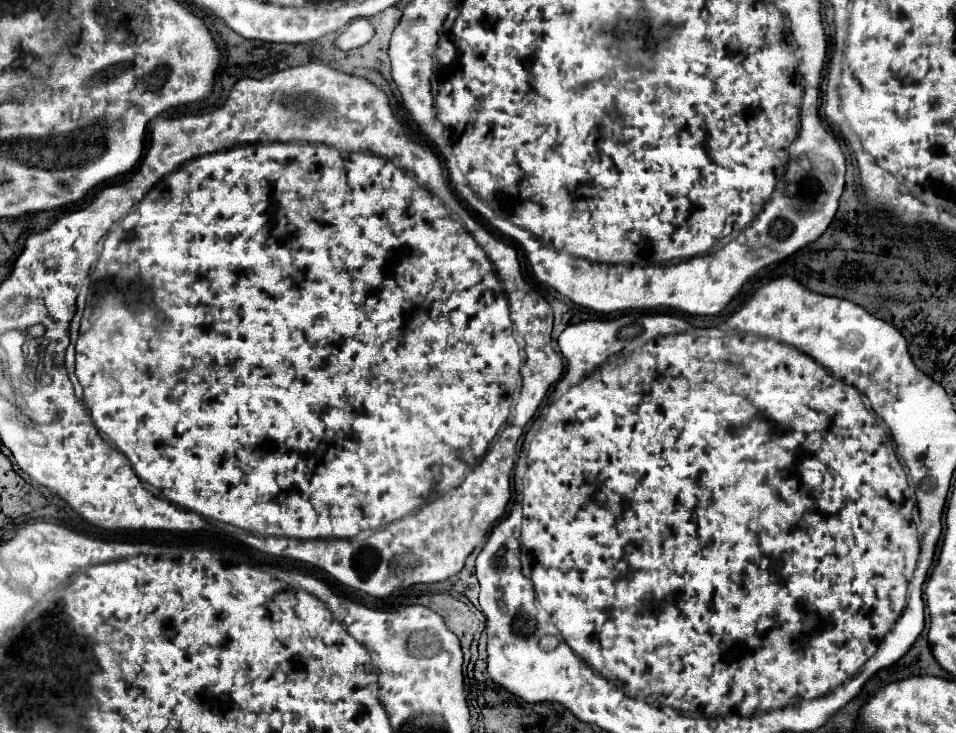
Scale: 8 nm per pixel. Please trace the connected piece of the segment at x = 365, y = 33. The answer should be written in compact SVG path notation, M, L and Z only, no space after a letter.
M358 18L346 26L342 34L336 36L334 46L340 50L352 50L366 44L374 36L374 28L366 18Z

